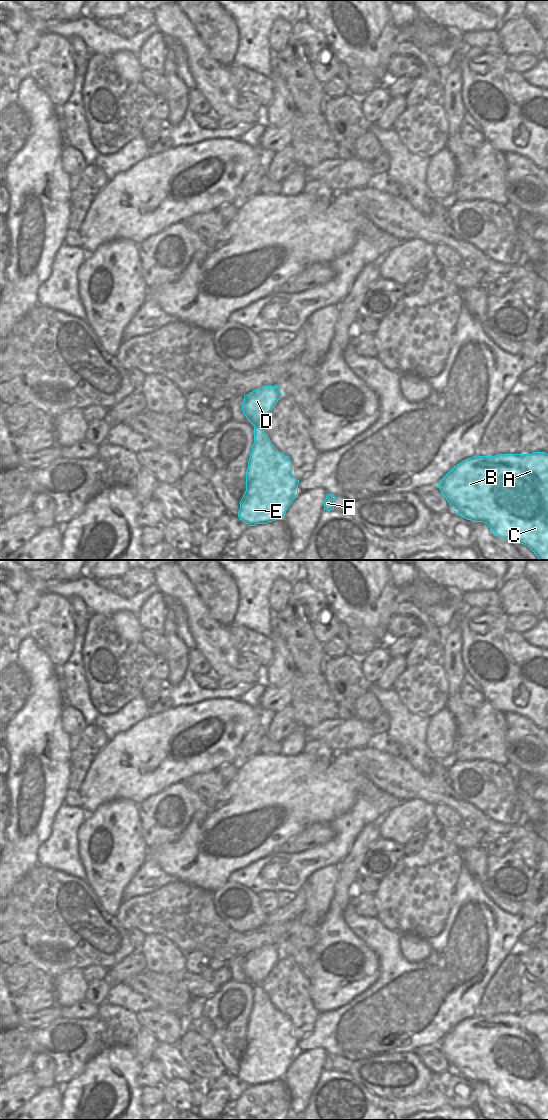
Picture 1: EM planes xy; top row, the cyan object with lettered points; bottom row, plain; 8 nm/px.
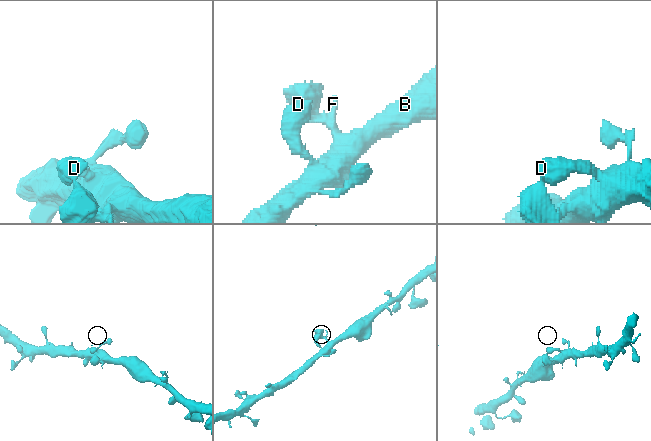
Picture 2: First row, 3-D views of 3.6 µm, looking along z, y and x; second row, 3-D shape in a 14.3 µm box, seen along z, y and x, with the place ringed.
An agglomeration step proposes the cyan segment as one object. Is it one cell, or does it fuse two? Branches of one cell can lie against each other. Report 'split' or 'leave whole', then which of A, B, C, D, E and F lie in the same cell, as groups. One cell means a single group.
leave whole; A B C D E F

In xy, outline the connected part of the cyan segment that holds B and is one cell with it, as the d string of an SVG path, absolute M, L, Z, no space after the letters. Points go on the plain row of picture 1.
M497 1014L473 1016L454 1026L438 1047L450 1068L473 1082L483 1082L499 1098L527 1106L539 1120L548 1120L548 1014Z

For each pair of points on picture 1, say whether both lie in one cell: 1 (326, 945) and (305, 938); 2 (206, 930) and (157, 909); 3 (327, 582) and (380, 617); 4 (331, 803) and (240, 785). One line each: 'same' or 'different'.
1: different
2: same
3: same
4: same

